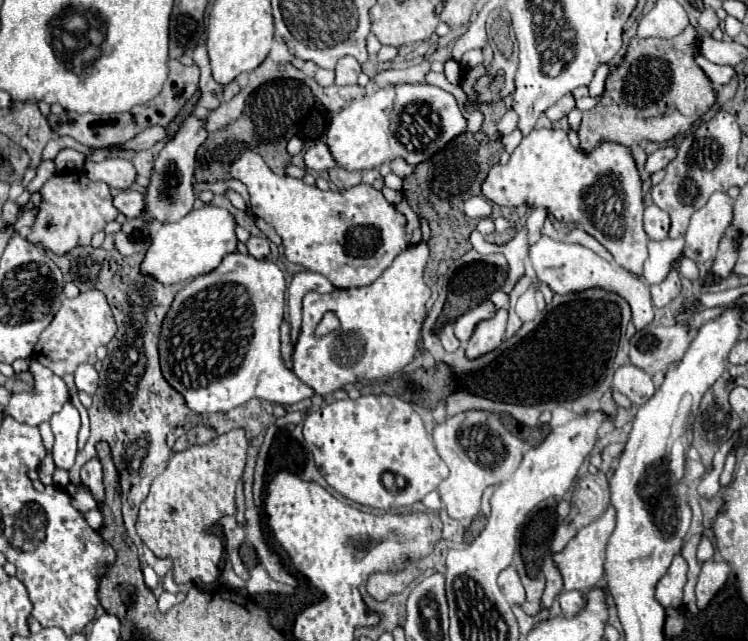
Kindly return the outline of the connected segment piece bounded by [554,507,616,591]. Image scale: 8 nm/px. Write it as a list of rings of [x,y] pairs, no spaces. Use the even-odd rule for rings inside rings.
[[[608,507],[606,513],[600,519],[582,527],[578,531],[578,535],[566,545],[566,549],[562,553],[554,555],[554,561],[558,563],[558,569],[564,577],[564,589],[586,591],[602,579],[604,559],[606,559],[606,543],[608,543],[608,537],[612,535],[612,531],[614,531],[614,519],[616,519],[616,511],[614,511],[614,507]]]

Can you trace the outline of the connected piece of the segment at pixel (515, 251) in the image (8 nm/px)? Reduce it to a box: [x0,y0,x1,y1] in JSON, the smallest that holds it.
[502,227,530,295]

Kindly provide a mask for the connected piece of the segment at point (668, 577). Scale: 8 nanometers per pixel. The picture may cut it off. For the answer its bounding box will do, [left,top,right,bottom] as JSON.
[656,555,688,607]

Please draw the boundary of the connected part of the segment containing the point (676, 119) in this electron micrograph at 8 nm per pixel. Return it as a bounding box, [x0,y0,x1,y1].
[578,25,716,151]

